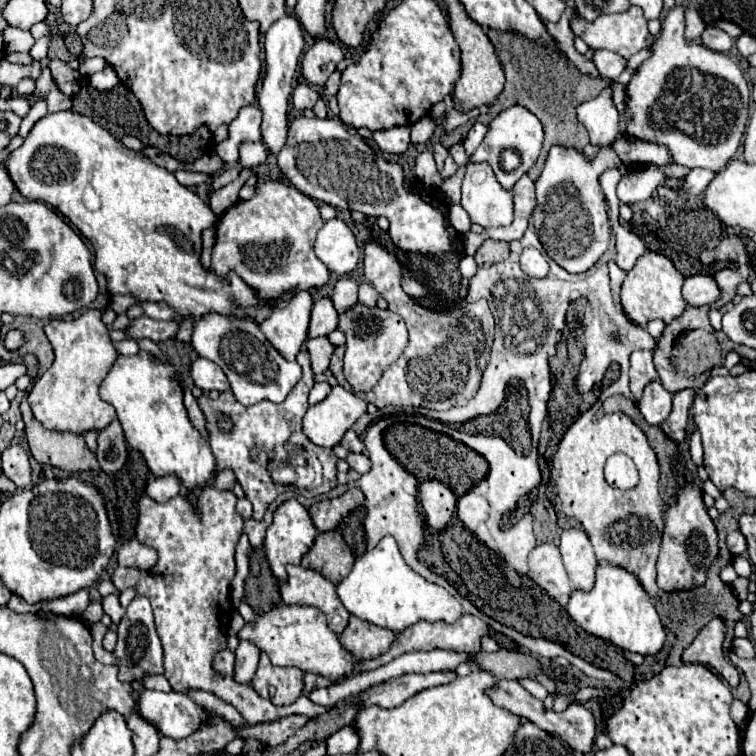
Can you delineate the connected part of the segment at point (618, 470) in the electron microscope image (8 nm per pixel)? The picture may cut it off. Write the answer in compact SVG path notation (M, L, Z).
M613 454L605 464L605 480L621 490L633 488L639 480L633 460L625 454Z

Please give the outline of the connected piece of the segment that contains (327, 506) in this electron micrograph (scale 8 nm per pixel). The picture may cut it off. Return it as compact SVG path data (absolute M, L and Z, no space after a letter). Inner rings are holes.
M351 488L343 496L337 496L333 500L325 500L325 502L319 502L319 504L313 504L309 508L309 514L311 514L311 520L313 520L317 530L329 532L329 530L337 528L339 522L349 512L359 508L363 504L363 500L365 500L363 492L357 490L357 488Z

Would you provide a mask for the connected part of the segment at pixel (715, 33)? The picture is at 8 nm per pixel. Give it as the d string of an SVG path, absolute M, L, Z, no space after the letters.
M715 26L705 28L705 32L701 34L701 40L707 48L711 48L715 52L729 52L733 48L733 38Z

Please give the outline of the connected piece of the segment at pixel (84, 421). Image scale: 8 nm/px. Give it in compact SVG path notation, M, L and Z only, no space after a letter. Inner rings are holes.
M85 310L79 318L55 318L45 326L45 334L55 350L55 362L35 380L33 390L29 392L29 404L35 418L45 428L79 434L91 428L99 430L109 426L115 418L115 408L99 398L99 384L115 364L117 350L109 338L109 328L101 322L101 310Z

